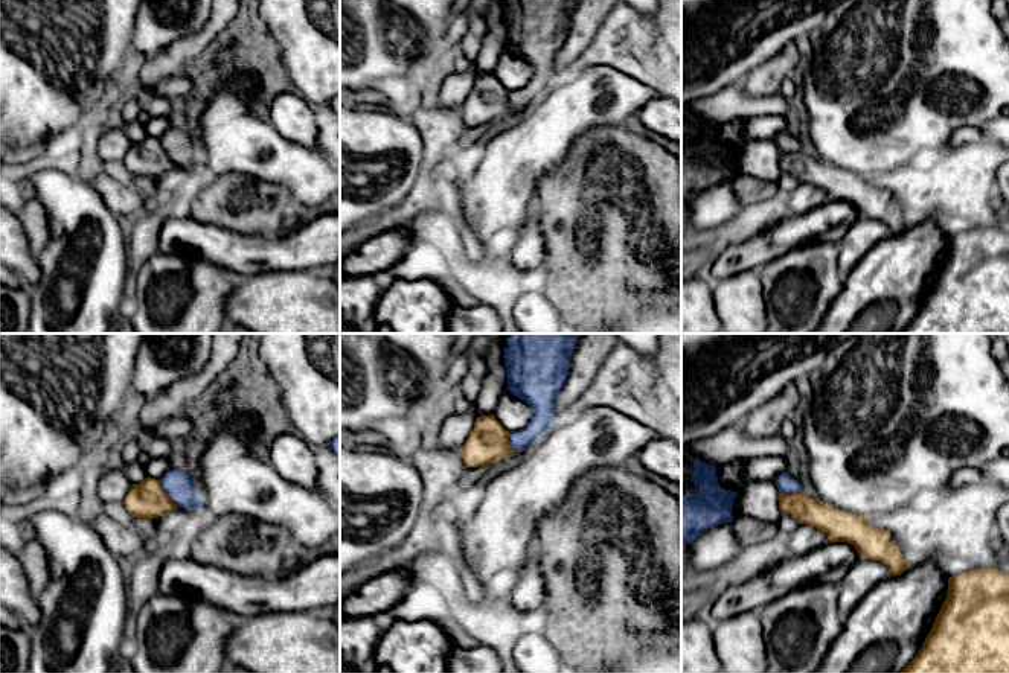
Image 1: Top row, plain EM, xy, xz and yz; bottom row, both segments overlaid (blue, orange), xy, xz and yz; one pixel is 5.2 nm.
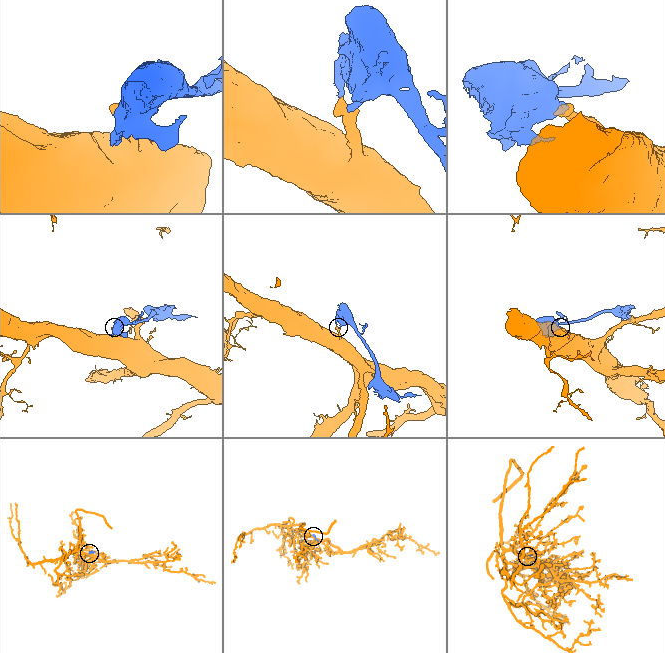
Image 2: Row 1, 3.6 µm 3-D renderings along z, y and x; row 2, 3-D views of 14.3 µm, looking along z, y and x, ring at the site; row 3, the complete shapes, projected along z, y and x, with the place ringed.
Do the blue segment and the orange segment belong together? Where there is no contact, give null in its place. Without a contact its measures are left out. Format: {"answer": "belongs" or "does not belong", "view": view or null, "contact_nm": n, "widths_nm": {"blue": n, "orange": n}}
{"answer": "does not belong", "view": "xz", "contact_nm": 150, "widths_nm": {"blue": 130, "orange": 220}}

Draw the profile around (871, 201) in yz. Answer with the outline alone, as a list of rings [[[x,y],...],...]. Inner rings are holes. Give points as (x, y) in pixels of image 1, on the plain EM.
[[[779,152],[779,169],[791,174],[799,183],[812,184],[826,192],[831,201],[847,201],[860,218],[882,221],[890,233],[901,234],[910,227],[892,199],[892,193],[873,186],[867,177],[834,167],[806,152]]]

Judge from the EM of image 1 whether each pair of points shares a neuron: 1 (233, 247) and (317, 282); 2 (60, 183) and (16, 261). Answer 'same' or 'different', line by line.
1: different
2: different

